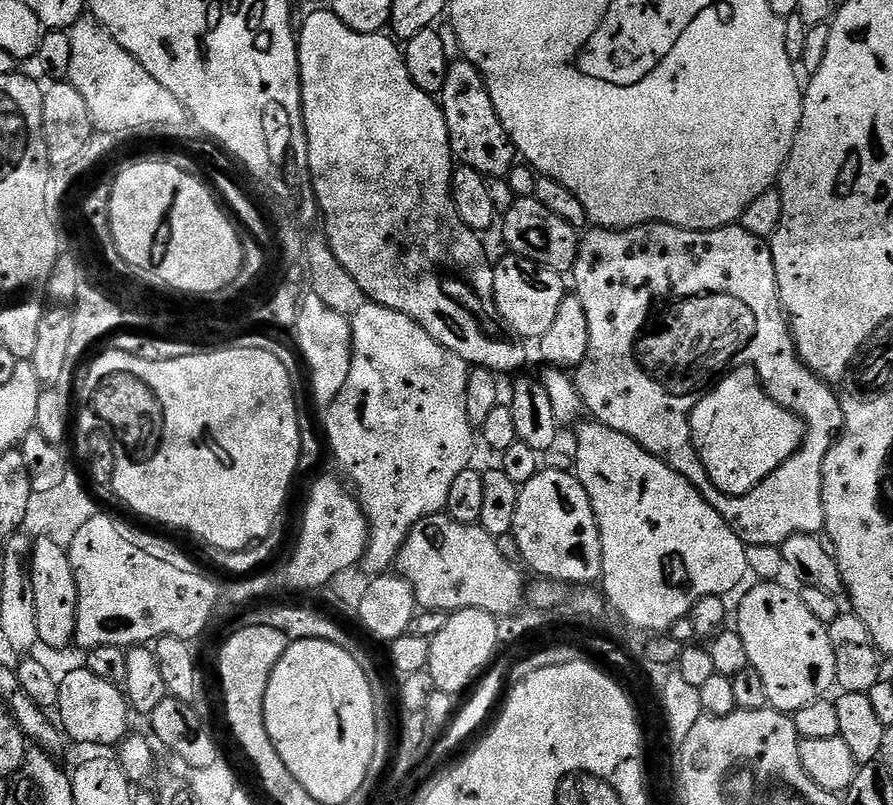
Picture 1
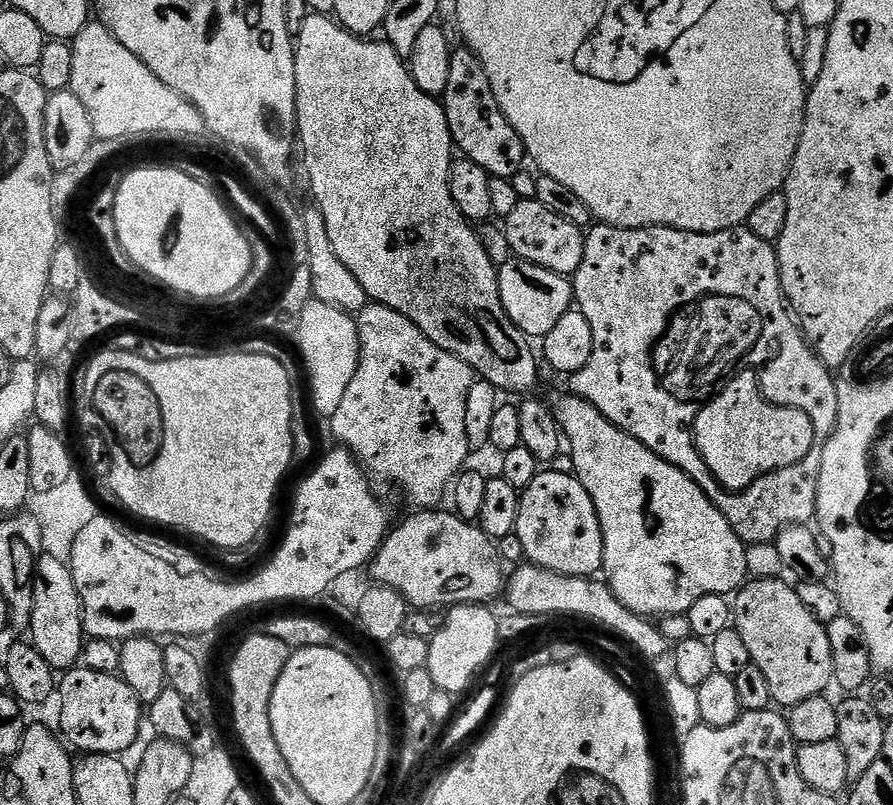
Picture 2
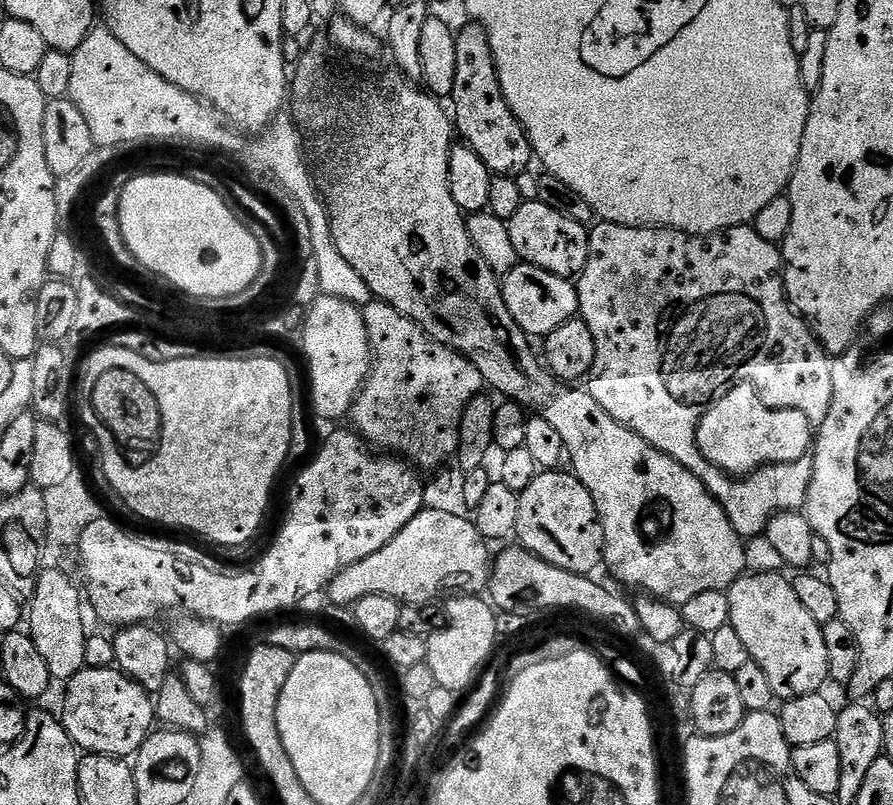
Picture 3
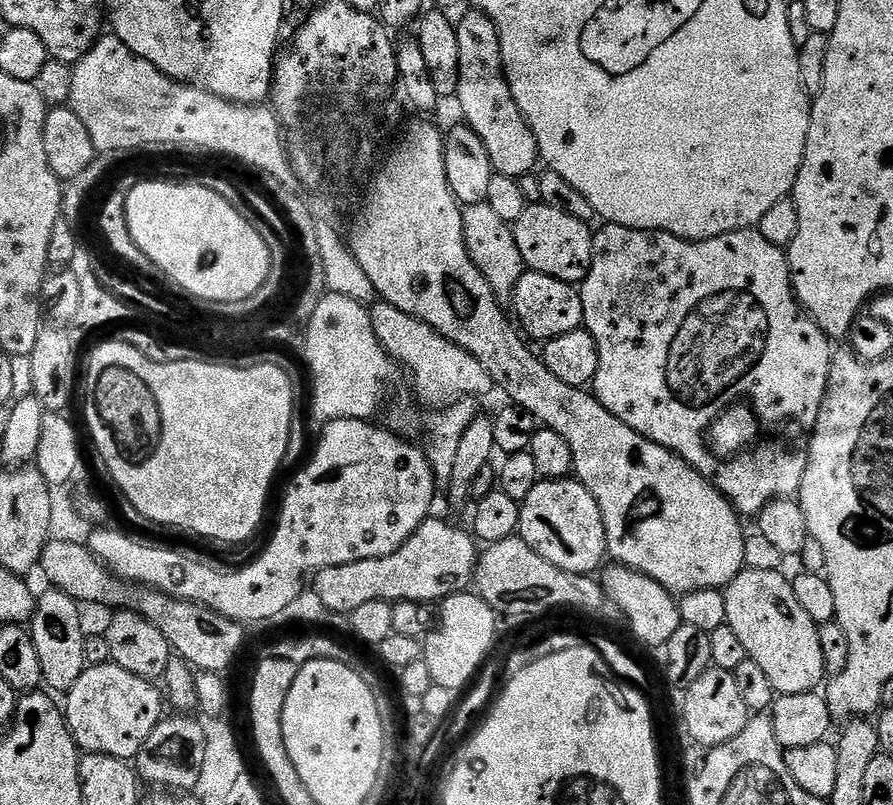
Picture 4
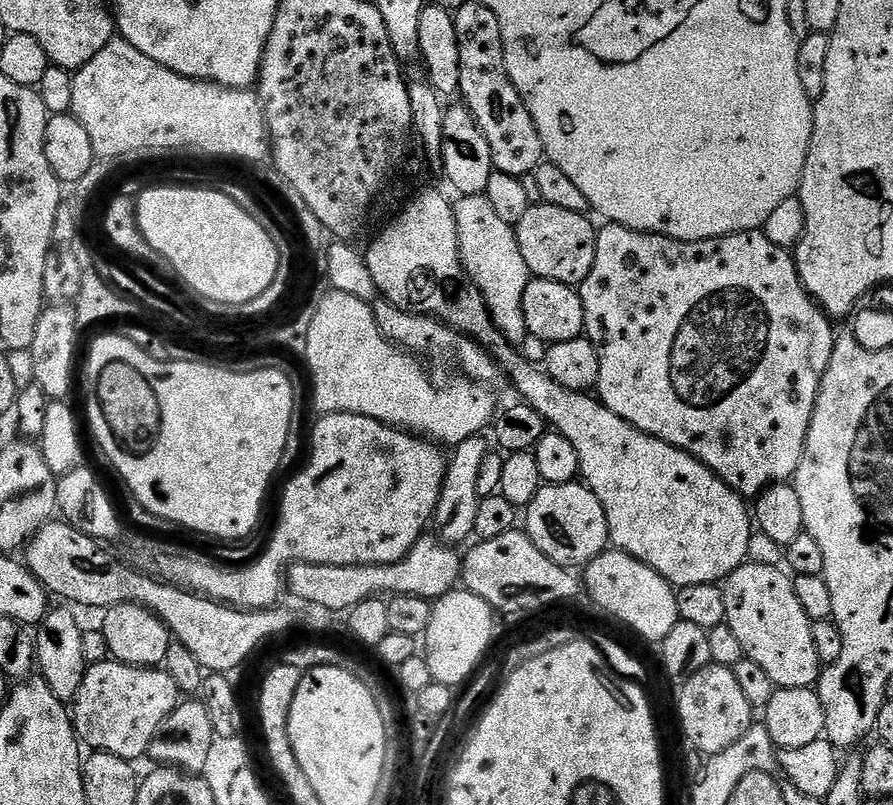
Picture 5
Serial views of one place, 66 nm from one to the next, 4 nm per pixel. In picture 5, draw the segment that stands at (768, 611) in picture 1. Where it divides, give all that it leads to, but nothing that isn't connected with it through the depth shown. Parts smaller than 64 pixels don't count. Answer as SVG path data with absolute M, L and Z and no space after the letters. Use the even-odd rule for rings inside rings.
M745 562L722 584L730 630L742 642L745 657L758 662L777 689L812 688L822 671L818 650L814 650L813 621L798 603L792 582L793 577L783 567Z

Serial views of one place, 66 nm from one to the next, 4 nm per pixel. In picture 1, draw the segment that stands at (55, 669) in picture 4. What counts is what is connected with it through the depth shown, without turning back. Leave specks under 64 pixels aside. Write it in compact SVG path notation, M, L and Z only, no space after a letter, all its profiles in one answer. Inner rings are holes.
M40 536L33 543L30 557L30 579L34 586L34 602L38 613L38 641L48 648L64 648L76 639L76 615L78 614L78 586L74 582L74 570L70 566L66 548L50 536Z

